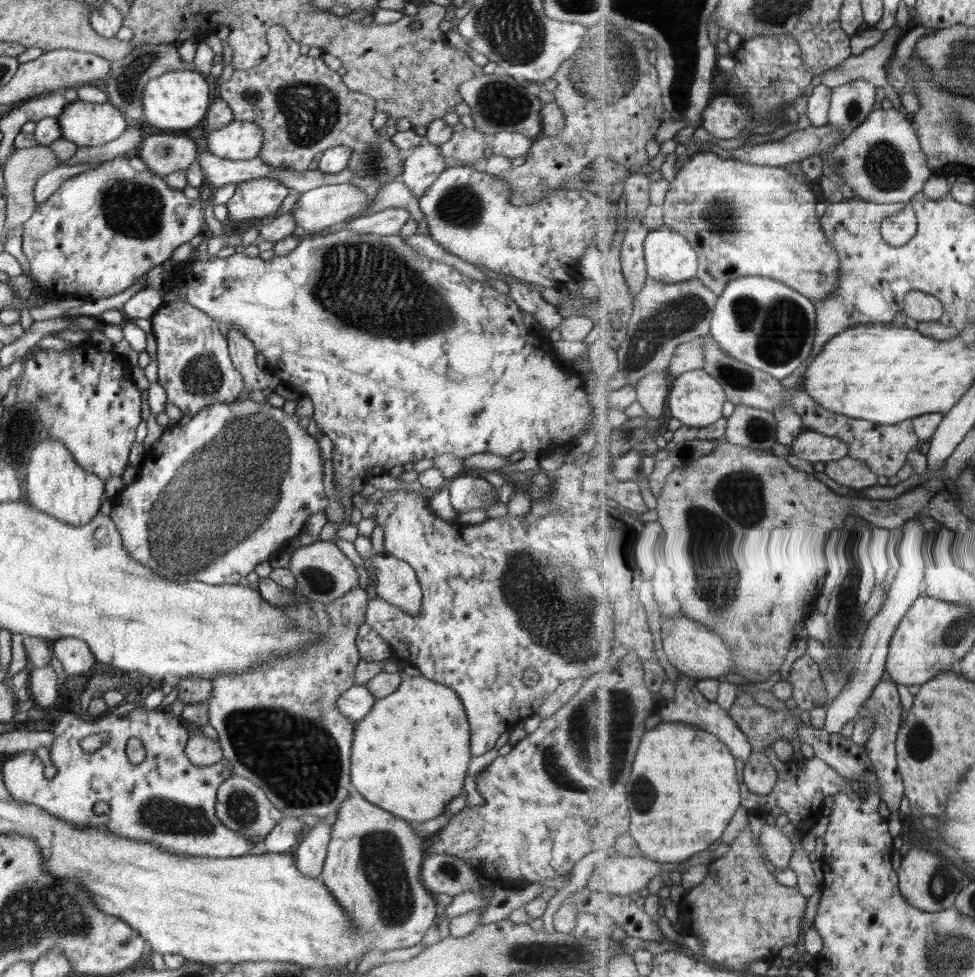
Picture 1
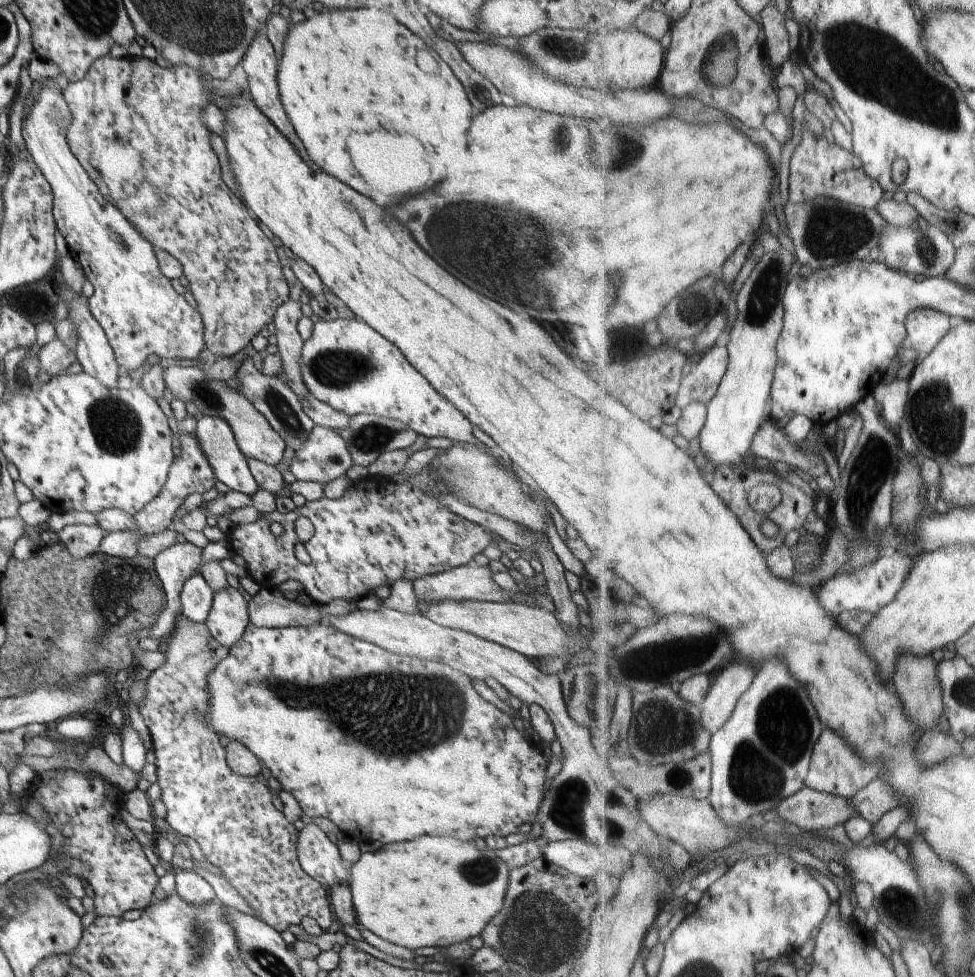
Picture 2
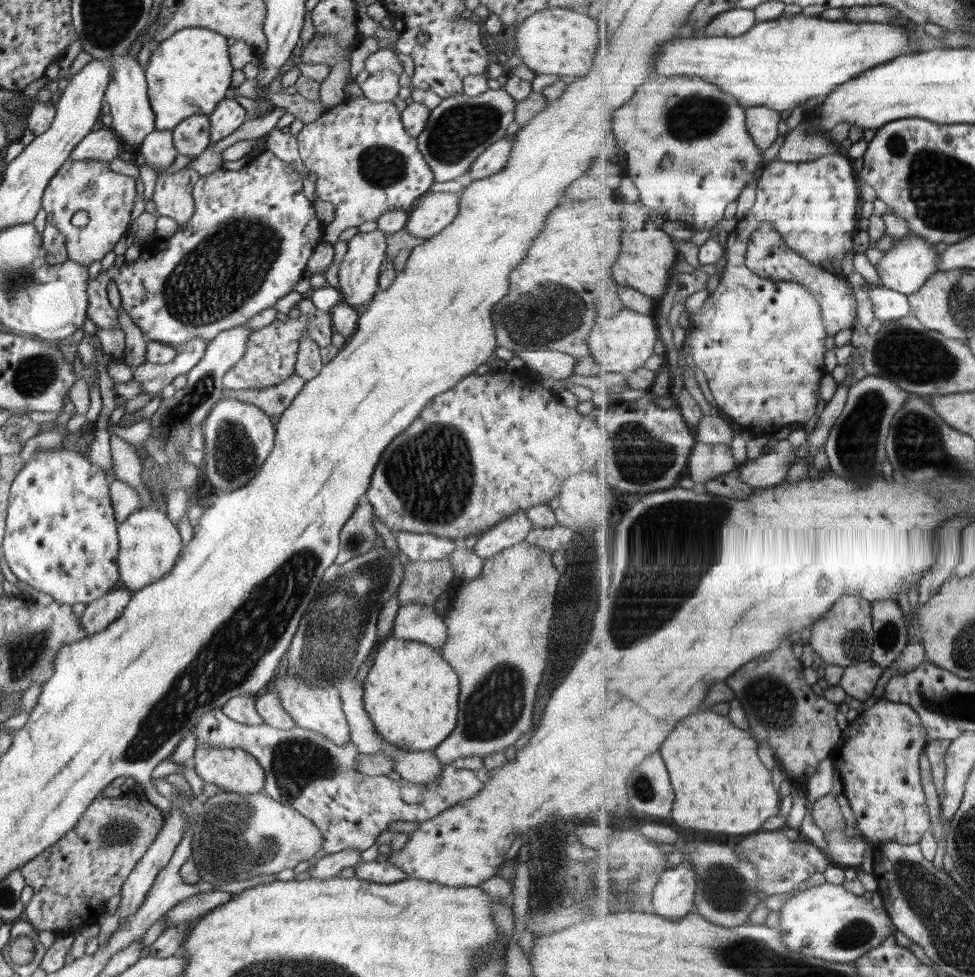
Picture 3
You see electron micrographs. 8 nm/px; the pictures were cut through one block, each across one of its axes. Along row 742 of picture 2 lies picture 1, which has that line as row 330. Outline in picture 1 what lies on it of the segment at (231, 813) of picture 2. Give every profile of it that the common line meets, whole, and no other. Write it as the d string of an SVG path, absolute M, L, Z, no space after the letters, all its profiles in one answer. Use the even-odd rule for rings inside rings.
M177 301L163 304L150 322L158 345L158 382L166 389L167 402L186 414L195 415L204 407L237 400L244 389L244 378L232 366L227 338L212 318L190 304Z

